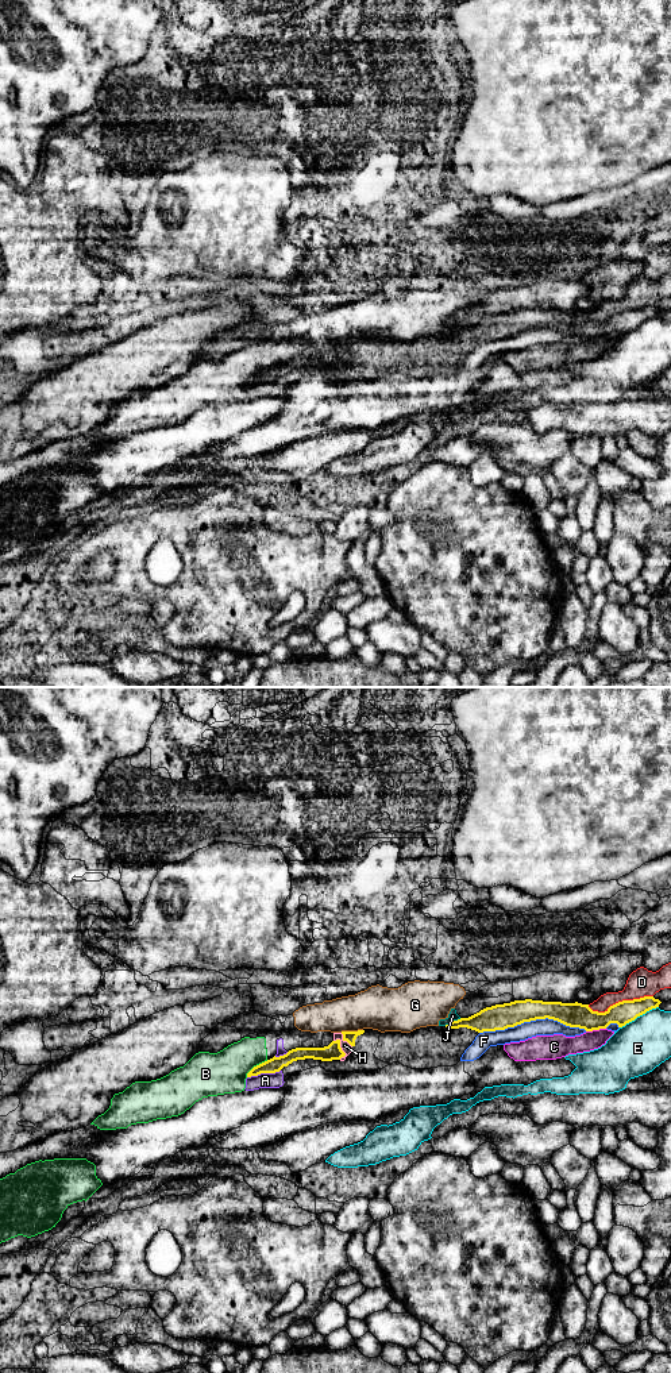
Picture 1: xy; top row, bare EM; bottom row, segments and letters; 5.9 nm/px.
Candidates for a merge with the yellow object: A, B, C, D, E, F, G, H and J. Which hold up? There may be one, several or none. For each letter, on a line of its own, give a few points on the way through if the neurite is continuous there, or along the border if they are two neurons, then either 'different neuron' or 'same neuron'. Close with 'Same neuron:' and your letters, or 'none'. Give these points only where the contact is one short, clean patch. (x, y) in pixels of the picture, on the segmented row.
A: border xy (280, 1069), (247, 1078); different neuron
B: different neuron
C: different neuron
D: different neuron
E: different neuron
F: different neuron
G: different neuron
H: border xy (342, 1033), (340, 1049), (344, 1055), (339, 1059); different neuron
J: different neuron
Same neuron: none

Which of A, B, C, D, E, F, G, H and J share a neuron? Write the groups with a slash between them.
A B H / C / D / E / F / G J

